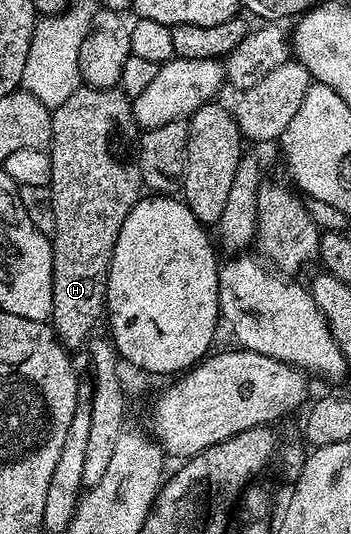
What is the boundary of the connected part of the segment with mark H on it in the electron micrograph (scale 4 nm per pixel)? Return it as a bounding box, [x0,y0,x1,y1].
[49,86,145,350]

